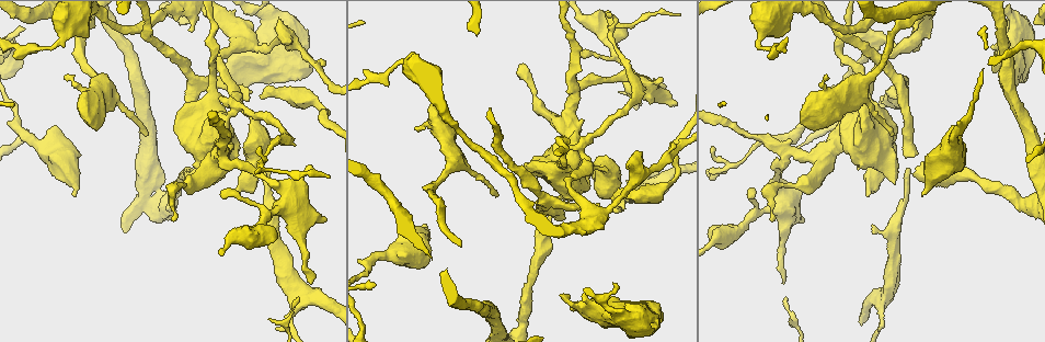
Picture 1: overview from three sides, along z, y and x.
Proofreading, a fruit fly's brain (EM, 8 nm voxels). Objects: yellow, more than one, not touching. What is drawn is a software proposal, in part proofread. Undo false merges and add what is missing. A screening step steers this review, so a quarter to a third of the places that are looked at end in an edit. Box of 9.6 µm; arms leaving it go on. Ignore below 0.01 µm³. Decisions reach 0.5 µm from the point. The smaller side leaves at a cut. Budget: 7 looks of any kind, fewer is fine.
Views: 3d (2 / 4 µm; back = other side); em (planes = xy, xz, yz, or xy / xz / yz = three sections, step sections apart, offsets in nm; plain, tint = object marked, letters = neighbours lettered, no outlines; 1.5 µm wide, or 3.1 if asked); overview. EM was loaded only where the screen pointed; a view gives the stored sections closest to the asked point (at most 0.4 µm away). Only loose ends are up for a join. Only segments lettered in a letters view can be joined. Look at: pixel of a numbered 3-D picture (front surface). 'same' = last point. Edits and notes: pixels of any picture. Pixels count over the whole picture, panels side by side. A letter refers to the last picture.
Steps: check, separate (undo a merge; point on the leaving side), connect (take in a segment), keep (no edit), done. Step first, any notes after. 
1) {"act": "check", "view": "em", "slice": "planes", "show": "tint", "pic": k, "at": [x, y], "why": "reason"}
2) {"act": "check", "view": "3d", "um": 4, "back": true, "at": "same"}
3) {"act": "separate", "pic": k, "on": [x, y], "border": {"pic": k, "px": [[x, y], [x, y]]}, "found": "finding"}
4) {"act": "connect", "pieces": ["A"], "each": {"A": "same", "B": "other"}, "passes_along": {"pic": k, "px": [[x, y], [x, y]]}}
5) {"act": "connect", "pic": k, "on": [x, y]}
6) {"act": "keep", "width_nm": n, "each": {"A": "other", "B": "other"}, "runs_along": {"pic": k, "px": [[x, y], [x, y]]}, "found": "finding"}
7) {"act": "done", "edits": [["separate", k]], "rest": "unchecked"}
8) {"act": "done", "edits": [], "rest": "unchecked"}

{"act": "check", "view": "em", "slice": "planes", "show": "tint", "pic": 1, "at": [906, 201], "why": "calibre changes"}

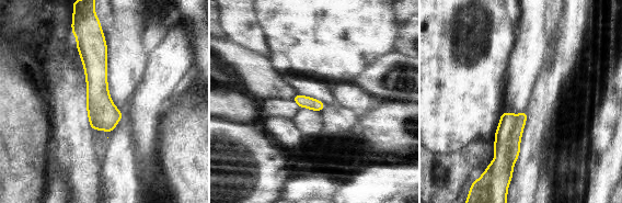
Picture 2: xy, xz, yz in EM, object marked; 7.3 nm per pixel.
{"act": "check", "view": "em", "slice": "planes", "show": "letters", "at": "same", "why": "what lies round it"}

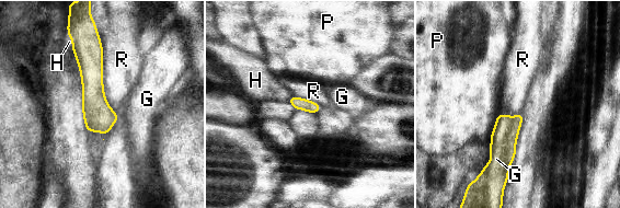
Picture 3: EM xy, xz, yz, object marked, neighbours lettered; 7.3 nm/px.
{"act": "keep", "each": {"G": "other", "H": "other", "P": "other", "R": "other"}, "runs_along": {"pic": 3, "px": [[94, 57], [94, 106], [105, 130]]}, "found": "all the same cell"}

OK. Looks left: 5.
{"act": "check", "view": "em", "slice": "yz", "step": 8, "show": "letters", "pic": 1, "at": [992, 44], "why": "stops while still wide"}

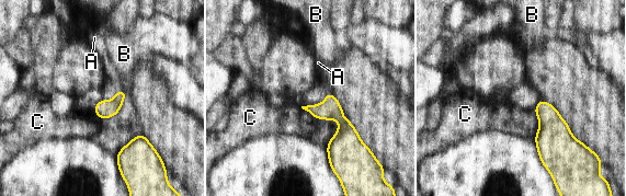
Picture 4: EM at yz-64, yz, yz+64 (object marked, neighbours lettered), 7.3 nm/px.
{"act": "connect", "pieces": ["A"], "each": {"A": "same", "B": "other", "C": "other"}, "passes_along": {"pic": 4, "px": [[104, 108], [120, 90], [111, 71]]}, "found": "the cell continues"}

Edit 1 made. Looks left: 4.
{"act": "check", "view": "overview", "why": "redraw"}

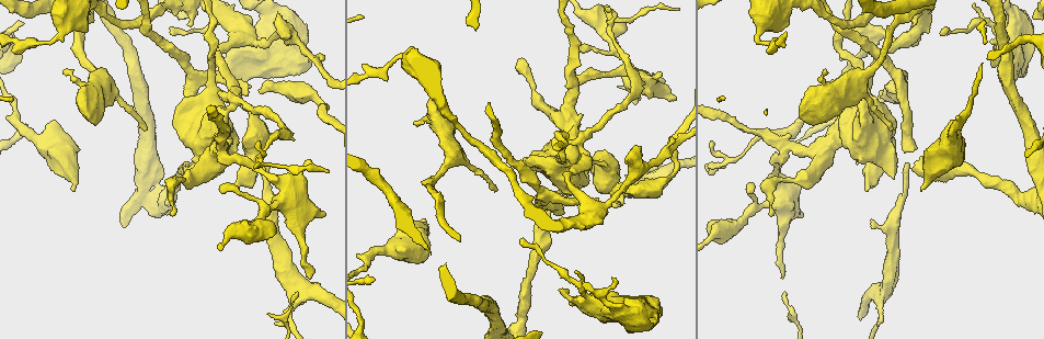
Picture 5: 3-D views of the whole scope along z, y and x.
{"act": "check", "view": "em", "slice": "planes", "show": "tint", "pic": 5, "at": [618, 18], "why": "abrupt turn"}

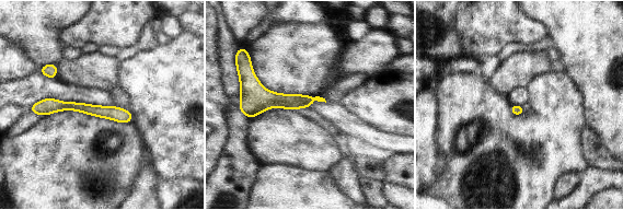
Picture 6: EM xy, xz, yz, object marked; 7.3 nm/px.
{"act": "check", "view": "em", "slice": "planes", "show": "letters", "at": "same"}

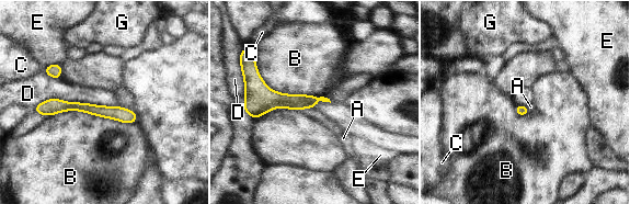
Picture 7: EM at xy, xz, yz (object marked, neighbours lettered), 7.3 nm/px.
{"act": "keep", "longest_contact_nm": ["D", 600], "each": {"A": "other", "B": "other", "C": "other", "D": "other", "E": "other", "G": "other"}, "found": "continuous, no second cell"}

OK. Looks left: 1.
{"act": "done", "edits": [["connect", 4]], "rest": "unchecked"}

